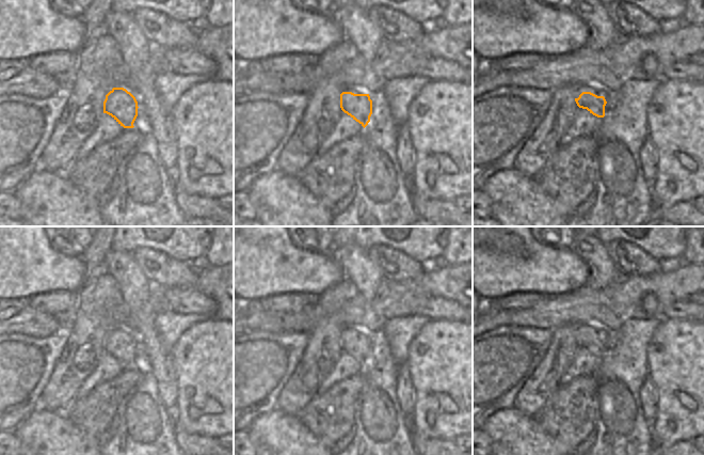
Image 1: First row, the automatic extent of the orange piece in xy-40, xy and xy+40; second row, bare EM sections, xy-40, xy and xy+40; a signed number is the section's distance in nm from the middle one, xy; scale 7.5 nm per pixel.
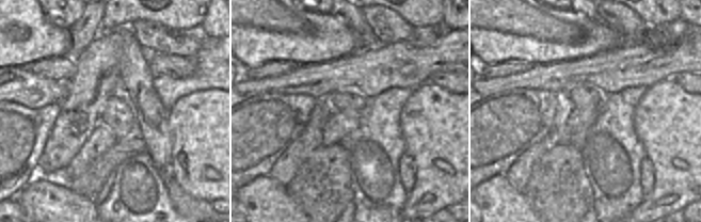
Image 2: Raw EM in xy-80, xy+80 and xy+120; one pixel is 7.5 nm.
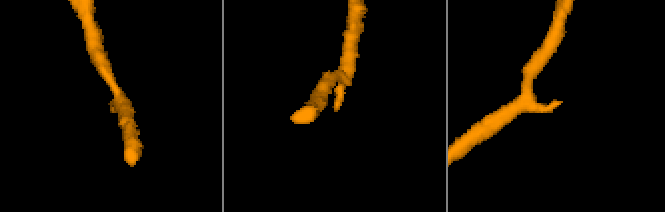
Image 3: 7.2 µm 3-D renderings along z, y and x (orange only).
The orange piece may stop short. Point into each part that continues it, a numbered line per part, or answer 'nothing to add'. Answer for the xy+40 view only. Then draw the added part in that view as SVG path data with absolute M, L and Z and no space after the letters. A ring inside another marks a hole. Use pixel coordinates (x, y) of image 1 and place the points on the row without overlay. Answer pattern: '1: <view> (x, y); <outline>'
1: xy+40 (609, 334); M575 325L573 328L573 332L575 338L578 338L582 331L591 331L597 335L604 335L607 343L605 345L605 350L610 350L614 346L615 342L615 331L612 331L606 327L602 327L599 325Z

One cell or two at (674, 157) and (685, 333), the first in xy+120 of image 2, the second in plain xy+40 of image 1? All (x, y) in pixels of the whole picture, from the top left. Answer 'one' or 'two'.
one

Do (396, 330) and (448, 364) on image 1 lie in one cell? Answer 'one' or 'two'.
two

